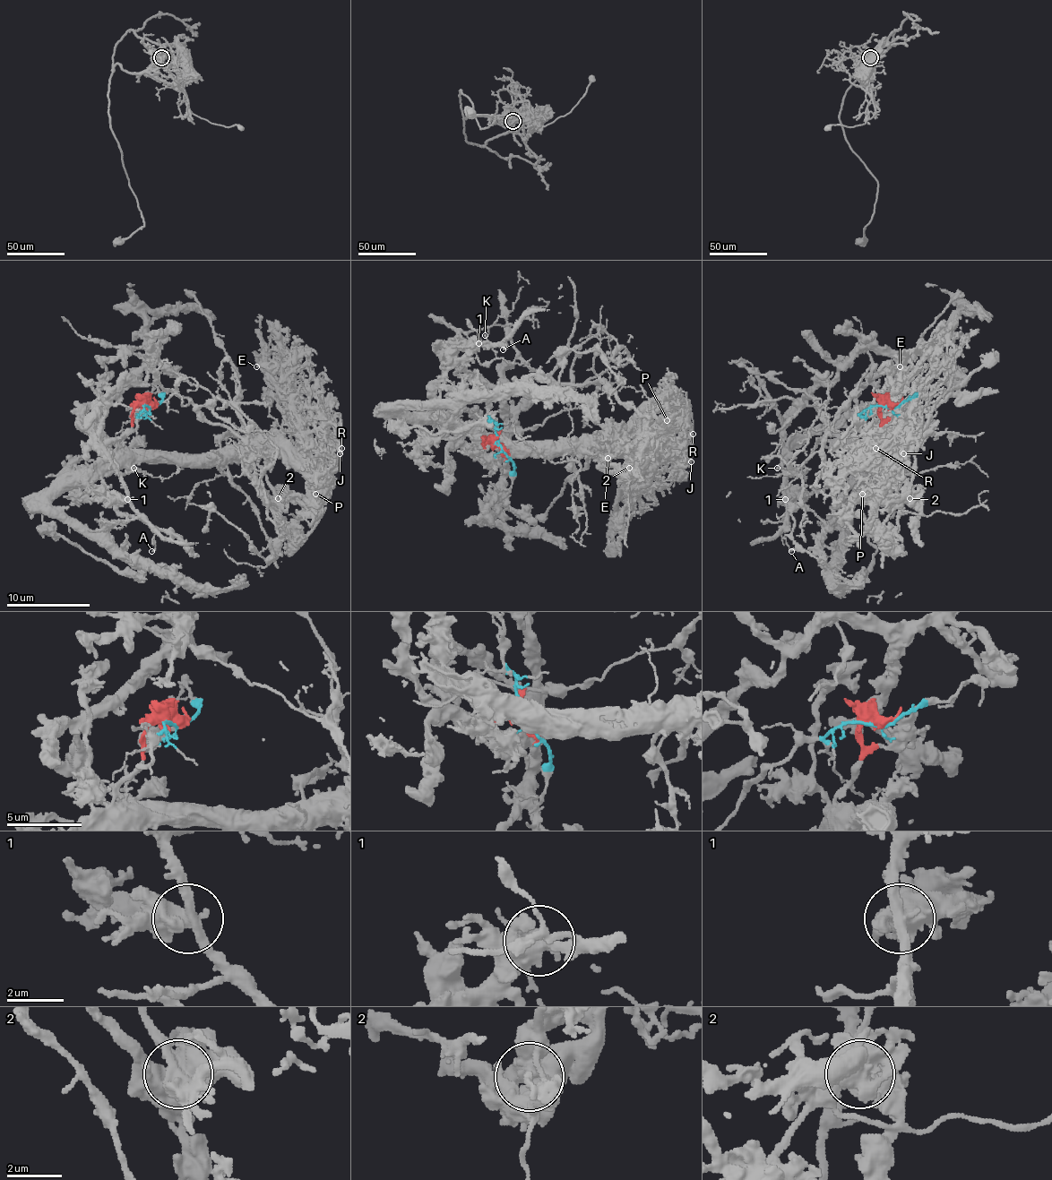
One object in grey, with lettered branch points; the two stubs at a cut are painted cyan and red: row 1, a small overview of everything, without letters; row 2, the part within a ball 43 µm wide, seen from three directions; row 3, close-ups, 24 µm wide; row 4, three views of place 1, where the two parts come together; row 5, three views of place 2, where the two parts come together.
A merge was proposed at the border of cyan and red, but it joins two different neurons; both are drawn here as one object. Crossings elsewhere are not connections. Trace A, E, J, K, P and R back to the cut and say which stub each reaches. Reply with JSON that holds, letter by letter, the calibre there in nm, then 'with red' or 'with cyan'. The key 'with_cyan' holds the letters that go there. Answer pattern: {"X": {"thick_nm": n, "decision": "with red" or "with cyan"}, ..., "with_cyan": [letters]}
{"A": {"thick_nm": 110, "decision": "with cyan"}, "E": {"thick_nm": 320, "decision": "with red"}, "J": {"thick_nm": 70, "decision": "with red"}, "K": {"thick_nm": 120, "decision": "with cyan"}, "P": {"thick_nm": 170, "decision": "with red"}, "R": {"thick_nm": 240, "decision": "with red"}, "with_cyan": ["A", "K"]}

